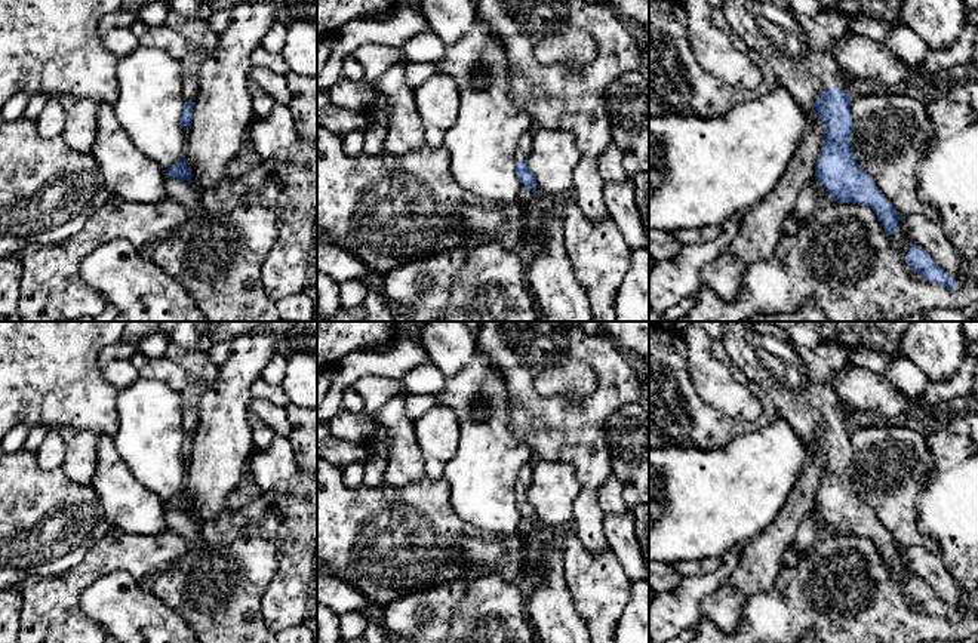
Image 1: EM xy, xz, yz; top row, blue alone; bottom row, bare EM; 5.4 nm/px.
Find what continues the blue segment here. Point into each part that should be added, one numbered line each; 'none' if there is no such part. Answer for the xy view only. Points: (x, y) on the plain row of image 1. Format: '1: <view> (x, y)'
1: xy (200, 371)

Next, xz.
1: xz (525, 476)

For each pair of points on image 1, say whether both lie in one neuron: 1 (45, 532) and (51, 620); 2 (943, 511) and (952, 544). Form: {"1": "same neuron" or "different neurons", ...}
{"1": "different neurons", "2": "same neuron"}

